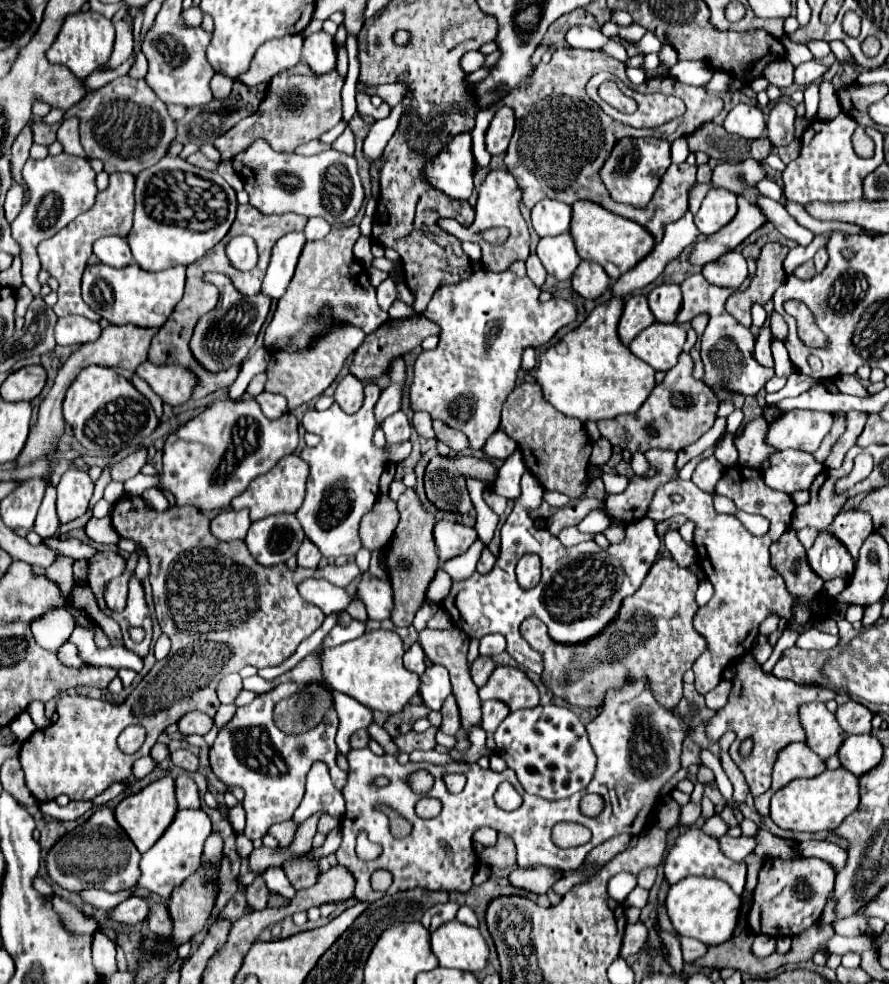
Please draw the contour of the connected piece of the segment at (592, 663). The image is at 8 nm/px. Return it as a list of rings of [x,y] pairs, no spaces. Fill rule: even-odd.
[[[658,559],[640,589],[624,599],[616,621],[582,645],[560,645],[548,637],[546,625],[528,617],[520,625],[522,637],[542,655],[542,683],[574,707],[602,707],[608,689],[622,689],[626,683],[648,679],[648,685],[664,709],[674,709],[682,699],[682,675],[708,649],[708,641],[692,627],[696,611],[696,575],[676,565],[674,559]]]

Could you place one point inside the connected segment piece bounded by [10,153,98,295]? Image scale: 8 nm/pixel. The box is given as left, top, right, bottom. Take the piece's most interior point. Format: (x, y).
(60, 188)

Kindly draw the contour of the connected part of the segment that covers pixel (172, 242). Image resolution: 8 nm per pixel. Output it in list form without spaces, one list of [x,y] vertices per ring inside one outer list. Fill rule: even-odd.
[[[164,157],[160,159],[154,167],[150,169],[144,169],[138,177],[136,177],[136,211],[134,211],[134,227],[130,231],[130,235],[126,237],[130,249],[132,249],[132,255],[134,255],[134,261],[144,269],[144,271],[164,271],[164,269],[170,269],[174,265],[190,265],[194,263],[196,259],[204,257],[216,243],[220,243],[226,233],[230,231],[234,219],[236,219],[236,209],[238,209],[238,201],[236,201],[236,191],[216,173],[216,171],[204,171],[204,169],[198,169],[194,165],[190,165],[188,161],[180,159],[180,157]],[[168,171],[182,171],[182,173],[192,173],[196,177],[202,177],[206,181],[212,183],[212,191],[208,193],[208,201],[220,201],[220,209],[218,209],[218,225],[208,229],[208,231],[190,231],[190,229],[184,229],[184,227],[178,227],[178,225],[166,225],[166,223],[160,223],[156,219],[150,217],[150,213],[146,211],[146,199],[150,197],[148,195],[148,187],[150,191],[156,191],[158,187],[158,175],[162,173],[168,173]]]

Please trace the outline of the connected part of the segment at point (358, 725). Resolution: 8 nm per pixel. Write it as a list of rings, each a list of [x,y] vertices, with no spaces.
[[[332,691],[334,695],[334,705],[338,709],[338,717],[340,717],[340,727],[338,727],[338,749],[340,753],[347,755],[351,750],[349,739],[350,735],[358,729],[368,729],[374,723],[374,715],[372,709],[360,705],[358,701],[354,701],[352,697],[346,697],[344,693]]]

